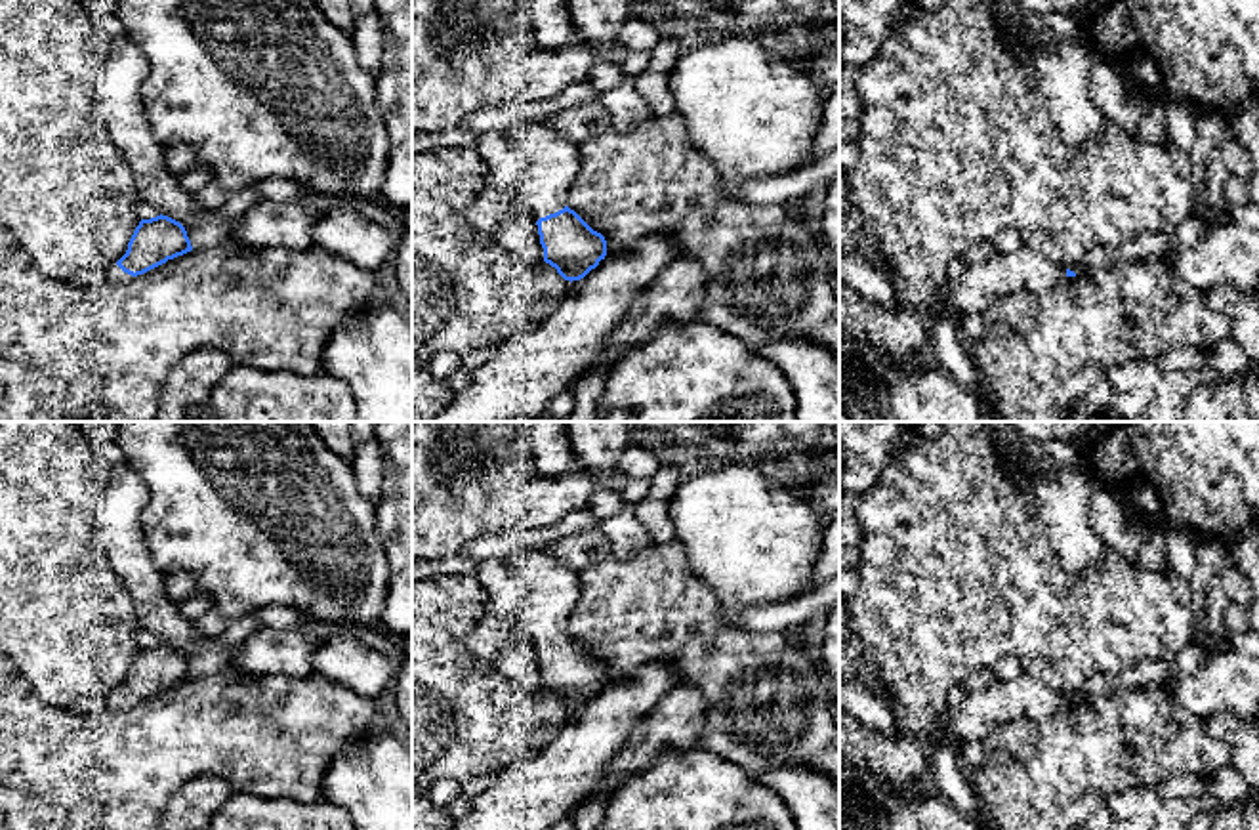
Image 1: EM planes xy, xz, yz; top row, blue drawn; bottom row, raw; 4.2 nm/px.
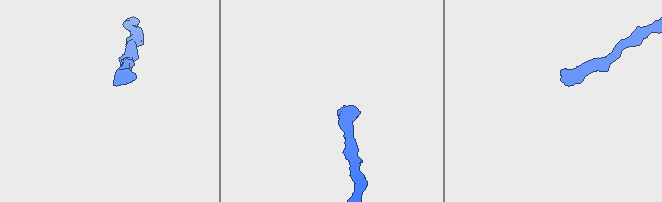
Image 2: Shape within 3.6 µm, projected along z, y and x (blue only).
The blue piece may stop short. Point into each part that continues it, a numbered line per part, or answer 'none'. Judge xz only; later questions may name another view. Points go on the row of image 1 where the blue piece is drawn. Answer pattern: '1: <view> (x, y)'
1: xz (554, 161)

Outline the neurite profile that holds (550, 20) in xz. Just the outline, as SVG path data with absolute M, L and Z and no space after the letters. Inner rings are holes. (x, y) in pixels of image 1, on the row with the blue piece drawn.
M526 0L526 21L546 50L561 50L580 42L565 0Z

